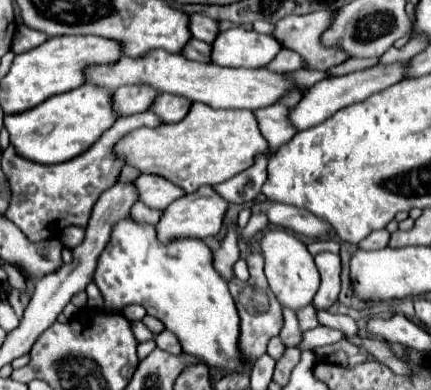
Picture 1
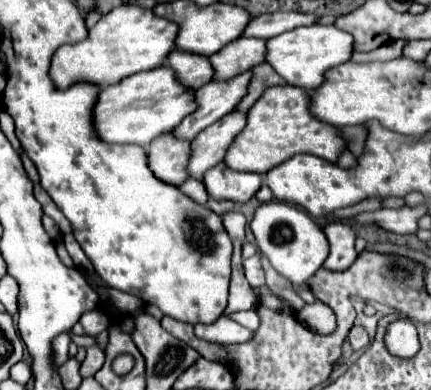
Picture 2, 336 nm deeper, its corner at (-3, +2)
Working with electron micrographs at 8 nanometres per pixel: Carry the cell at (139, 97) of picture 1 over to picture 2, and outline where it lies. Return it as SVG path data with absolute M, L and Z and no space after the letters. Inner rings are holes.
M172 51L166 59L166 65L172 67L180 85L186 89L198 89L212 79L212 67L208 65L206 57L196 57L194 53L180 53Z

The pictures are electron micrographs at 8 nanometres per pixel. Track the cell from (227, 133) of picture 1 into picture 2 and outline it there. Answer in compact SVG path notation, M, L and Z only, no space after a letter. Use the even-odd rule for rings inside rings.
M268 87L246 113L246 127L230 143L224 163L232 171L266 173L298 153L310 153L336 163L344 141L336 127L322 123L308 113L308 95L300 87Z

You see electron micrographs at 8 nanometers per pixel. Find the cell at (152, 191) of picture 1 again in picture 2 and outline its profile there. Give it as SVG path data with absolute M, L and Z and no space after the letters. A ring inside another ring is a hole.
M228 113L192 141L192 151L188 159L188 175L190 179L202 181L204 173L212 167L216 167L232 143L232 137L240 133L244 127L244 113Z

